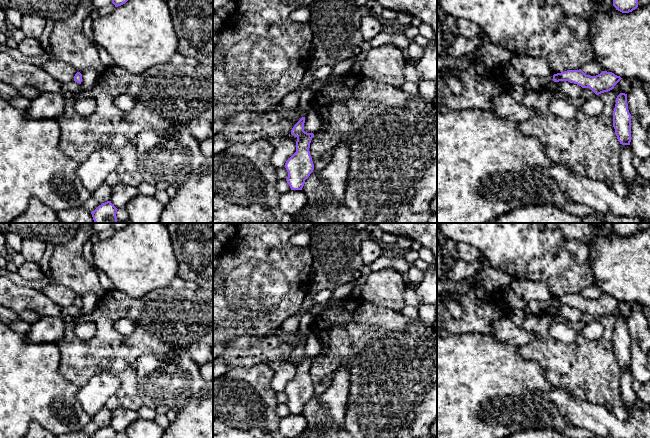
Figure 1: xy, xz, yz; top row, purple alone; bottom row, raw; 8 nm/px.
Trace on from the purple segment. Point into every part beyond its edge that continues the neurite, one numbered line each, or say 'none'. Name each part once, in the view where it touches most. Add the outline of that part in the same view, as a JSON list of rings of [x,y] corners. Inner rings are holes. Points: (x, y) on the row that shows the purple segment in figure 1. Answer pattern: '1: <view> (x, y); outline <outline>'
none

